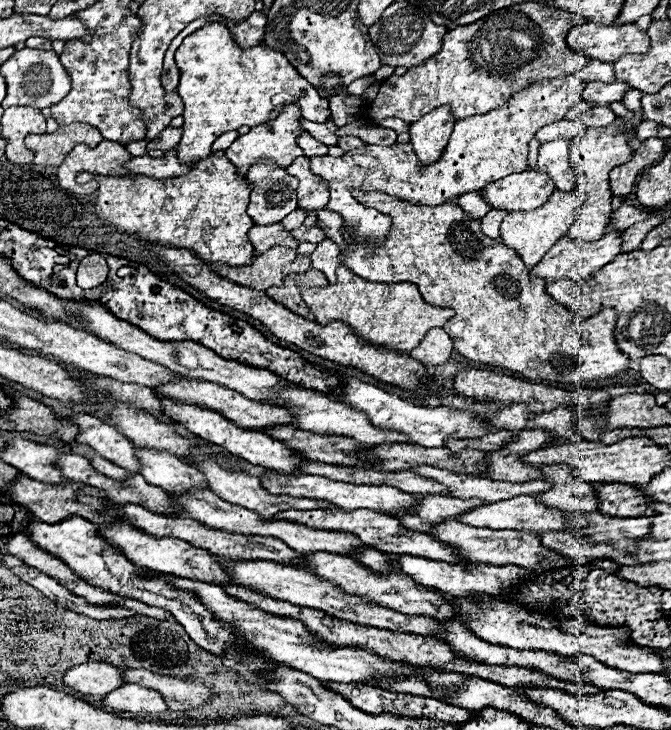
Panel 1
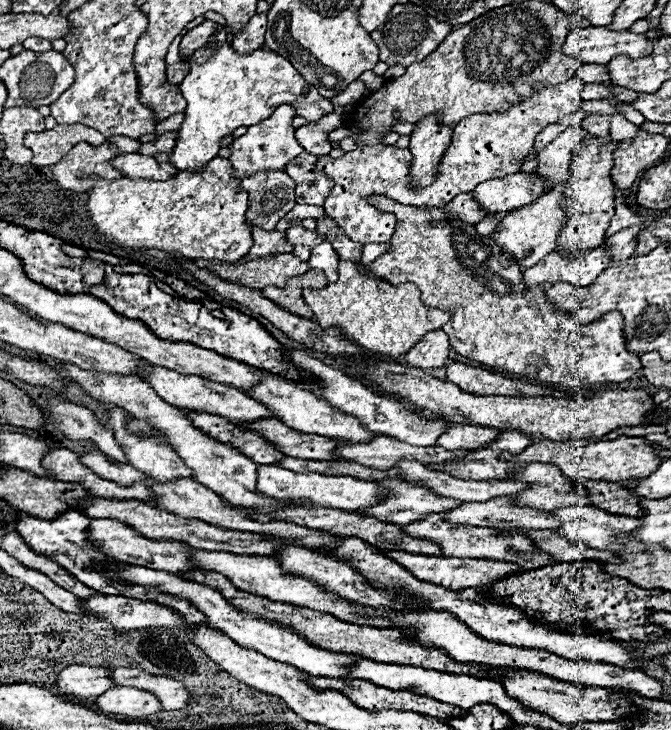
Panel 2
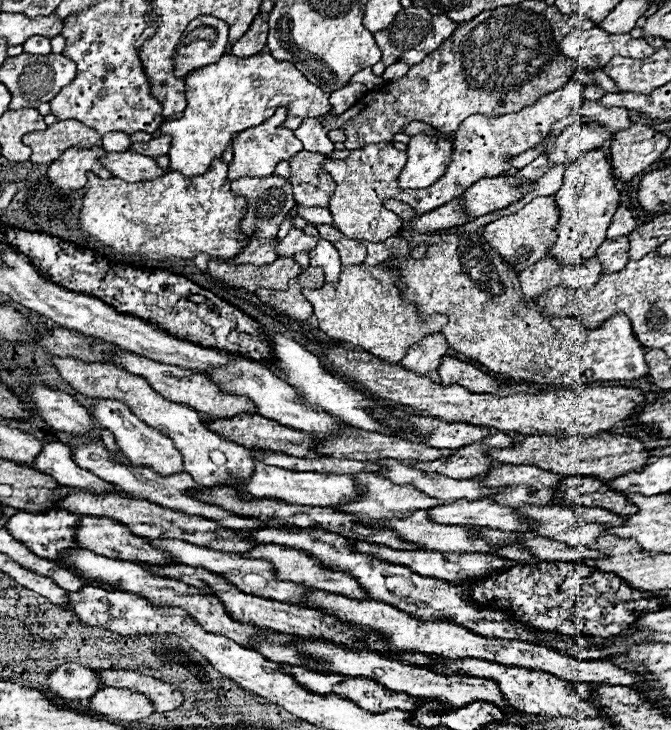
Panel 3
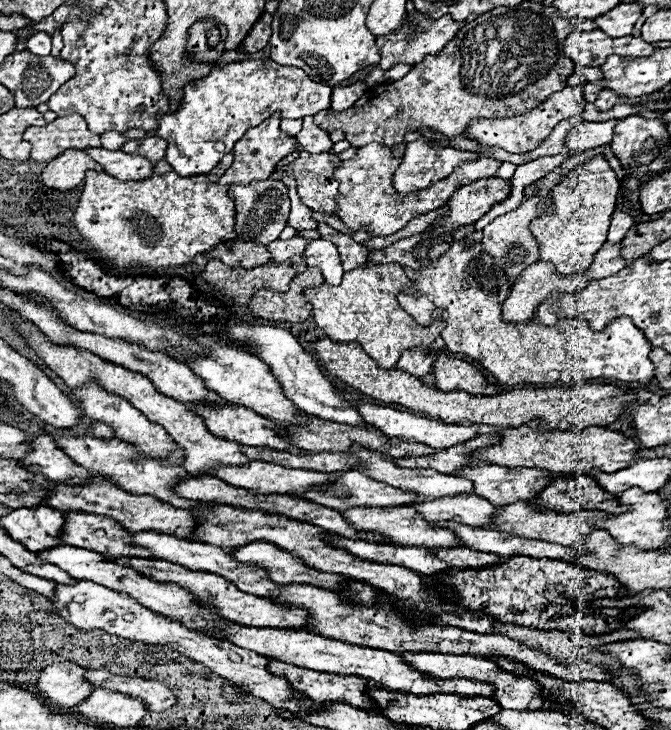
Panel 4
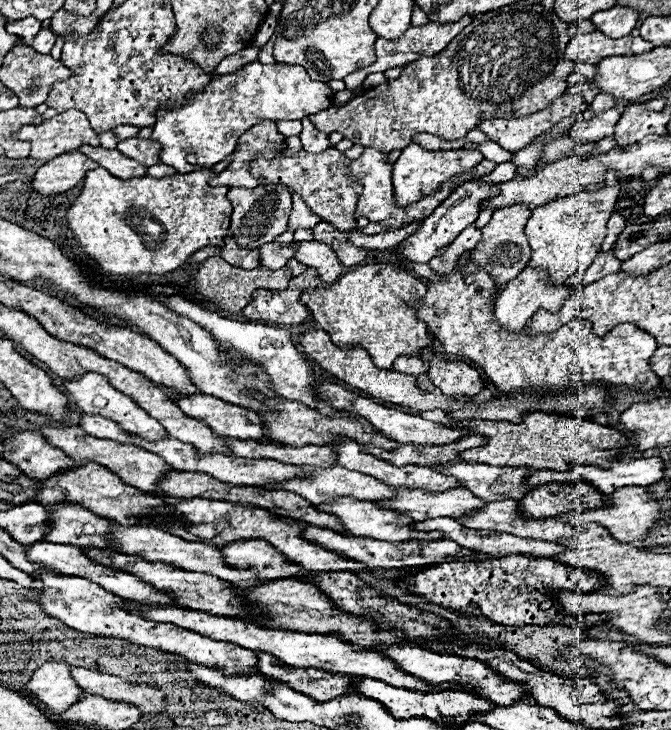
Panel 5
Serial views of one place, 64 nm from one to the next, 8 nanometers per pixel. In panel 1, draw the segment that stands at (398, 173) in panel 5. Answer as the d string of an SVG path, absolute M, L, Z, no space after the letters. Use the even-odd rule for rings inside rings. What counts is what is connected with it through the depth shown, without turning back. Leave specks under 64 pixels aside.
M440 106L422 116L418 122L410 124L410 142L418 160L426 166L440 158L442 150L446 148L452 128L454 128L454 114L450 106Z

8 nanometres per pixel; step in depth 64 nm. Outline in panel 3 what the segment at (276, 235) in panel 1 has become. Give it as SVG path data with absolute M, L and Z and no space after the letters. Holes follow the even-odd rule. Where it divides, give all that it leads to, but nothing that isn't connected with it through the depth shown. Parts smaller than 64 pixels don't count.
M252 238L250 244L232 260L228 260L228 264L232 266L238 266L238 264L270 264L278 258L276 254L276 244L278 244L278 238L274 240L258 240L258 238Z

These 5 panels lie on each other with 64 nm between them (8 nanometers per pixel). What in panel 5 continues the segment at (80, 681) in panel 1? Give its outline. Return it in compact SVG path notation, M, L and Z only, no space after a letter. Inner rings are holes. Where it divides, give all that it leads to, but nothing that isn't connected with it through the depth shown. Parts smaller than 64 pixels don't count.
M46 662L34 672L26 688L52 712L62 714L84 694L84 690L72 678L72 668L74 666L66 662Z

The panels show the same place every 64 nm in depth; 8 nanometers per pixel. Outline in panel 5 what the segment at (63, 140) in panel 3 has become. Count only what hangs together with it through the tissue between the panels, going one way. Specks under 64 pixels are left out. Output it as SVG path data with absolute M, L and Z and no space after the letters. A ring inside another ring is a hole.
M78 110L62 112L50 120L44 120L44 124L40 126L20 128L18 138L32 144L32 158L44 162L68 150L76 150L82 144L100 144L98 134L90 128L86 116Z

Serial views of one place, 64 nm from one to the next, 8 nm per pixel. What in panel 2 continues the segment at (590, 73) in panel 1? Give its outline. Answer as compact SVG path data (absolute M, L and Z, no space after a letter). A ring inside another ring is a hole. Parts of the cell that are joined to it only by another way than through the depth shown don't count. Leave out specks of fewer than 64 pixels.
M584 64L575 76L580 76L584 83L603 83L611 81L607 65L602 64Z

